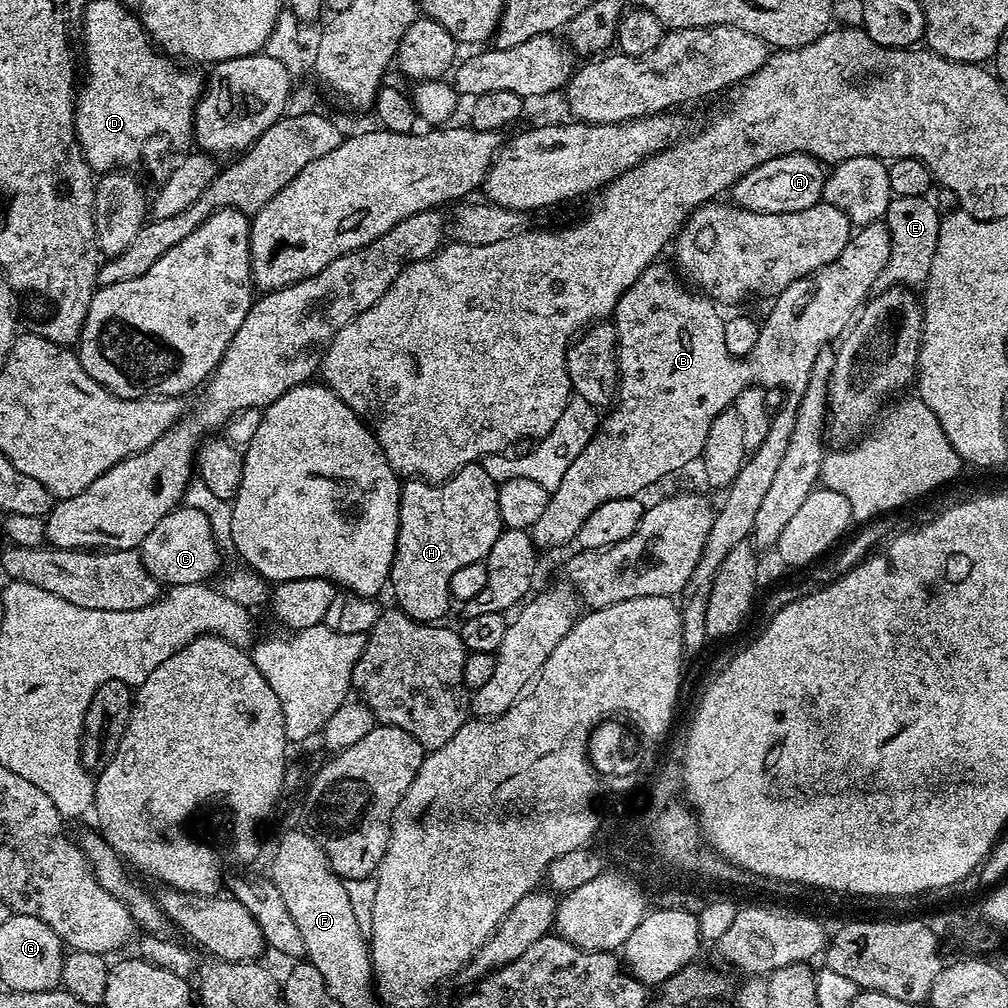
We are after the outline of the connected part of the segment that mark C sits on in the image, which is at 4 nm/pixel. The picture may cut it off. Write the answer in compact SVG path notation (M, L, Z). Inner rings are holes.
M177 507L150 530L138 551L146 570L164 586L202 584L220 568L220 548L206 514L193 508Z

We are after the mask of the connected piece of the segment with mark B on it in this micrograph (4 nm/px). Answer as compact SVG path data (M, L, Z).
M877 222L863 225L849 240L842 254L834 258L834 262L822 266L822 270L806 278L795 280L771 301L772 309L769 310L768 317L762 320L758 342L754 350L743 358L732 356L728 352L724 337L725 317L716 313L717 305L699 291L691 287L683 288L676 281L677 273L671 267L668 269L661 262L649 264L616 303L614 323L620 383L614 403L607 413L609 416L599 421L595 434L588 439L578 458L570 462L566 474L562 474L560 485L551 489L546 510L542 510L542 514L538 514L538 518L532 523L532 543L540 550L560 548L568 543L571 545L582 522L586 522L586 518L590 518L590 514L594 514L598 506L618 498L639 497L643 488L648 488L651 484L658 483L663 476L686 467L695 456L697 459L704 451L706 434L714 418L733 407L742 390L753 386L763 386L765 389L782 388L787 399L799 402L810 382L810 370L818 354L833 343L832 339L835 341L845 335L846 329L869 299L890 258L890 252L891 234L887 224Z

